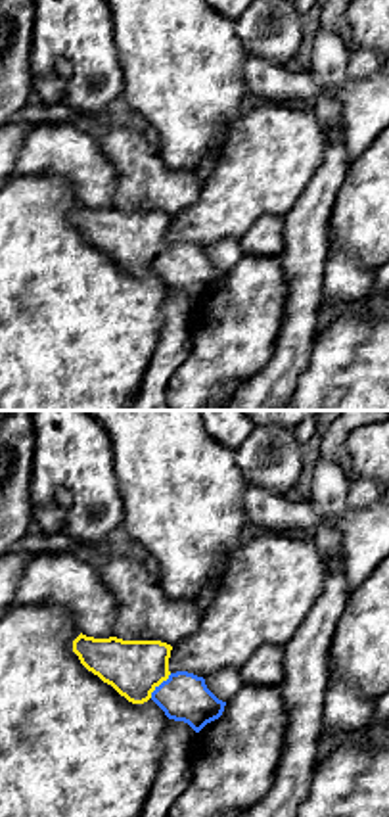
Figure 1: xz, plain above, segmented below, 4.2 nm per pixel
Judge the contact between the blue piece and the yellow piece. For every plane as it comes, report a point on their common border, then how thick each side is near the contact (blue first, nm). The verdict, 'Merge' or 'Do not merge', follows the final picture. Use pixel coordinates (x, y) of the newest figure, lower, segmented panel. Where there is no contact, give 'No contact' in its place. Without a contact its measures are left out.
Touches blue at (160, 685). Thickness 200 nm (blue) against 240 nm

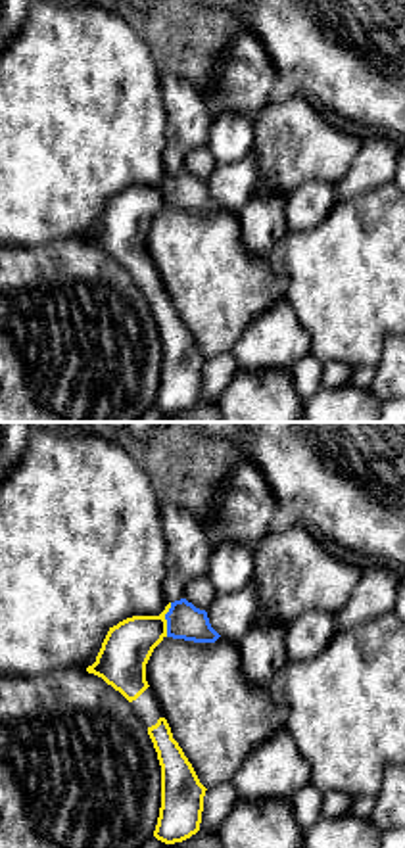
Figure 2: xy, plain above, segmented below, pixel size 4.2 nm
Touches blue at (166, 618). Thickness 150 nm (blue) against 200 nm

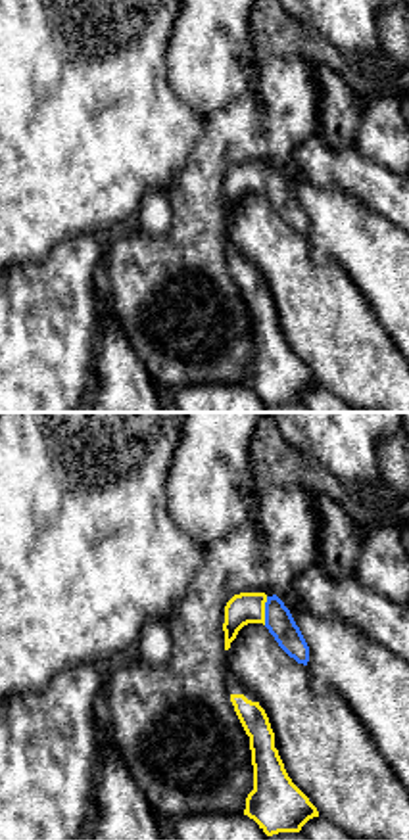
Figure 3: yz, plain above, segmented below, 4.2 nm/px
Touches blue at (265, 610). Thickness 120 nm (blue) against 130 nm

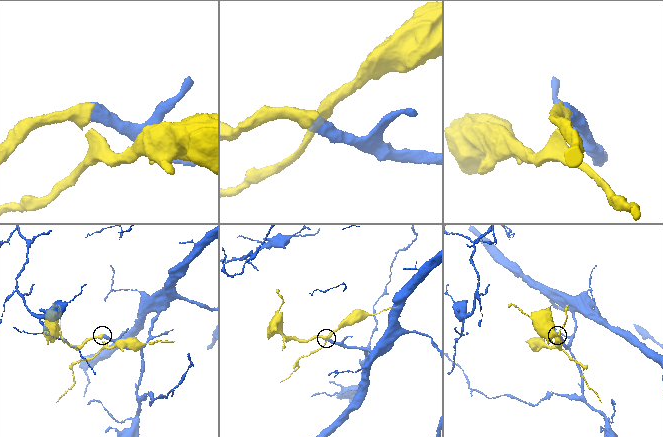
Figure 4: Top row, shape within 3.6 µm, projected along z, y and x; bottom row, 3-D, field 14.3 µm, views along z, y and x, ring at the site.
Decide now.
Merge

